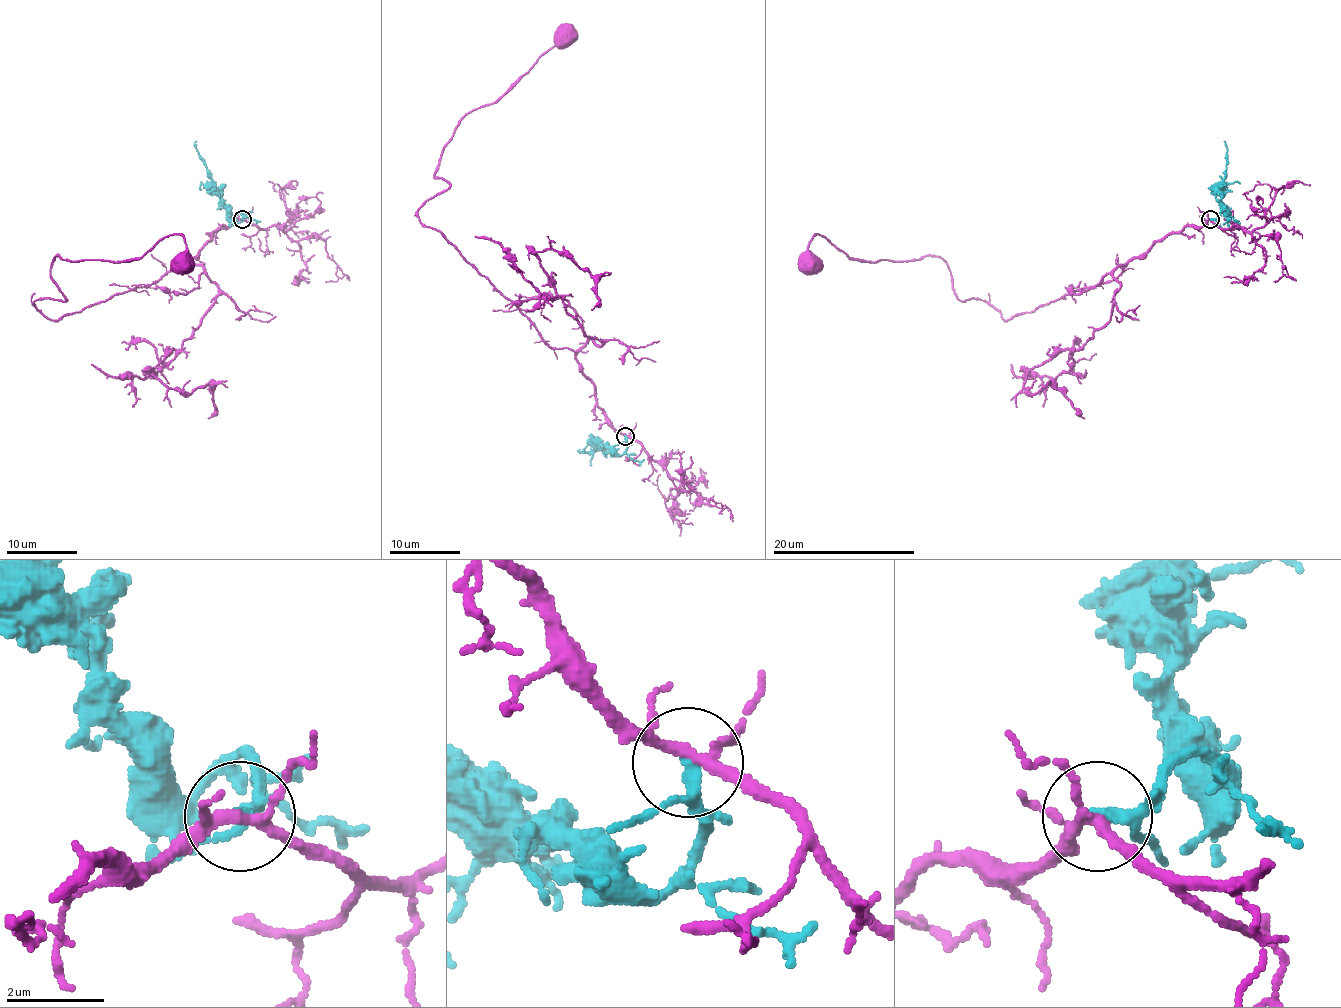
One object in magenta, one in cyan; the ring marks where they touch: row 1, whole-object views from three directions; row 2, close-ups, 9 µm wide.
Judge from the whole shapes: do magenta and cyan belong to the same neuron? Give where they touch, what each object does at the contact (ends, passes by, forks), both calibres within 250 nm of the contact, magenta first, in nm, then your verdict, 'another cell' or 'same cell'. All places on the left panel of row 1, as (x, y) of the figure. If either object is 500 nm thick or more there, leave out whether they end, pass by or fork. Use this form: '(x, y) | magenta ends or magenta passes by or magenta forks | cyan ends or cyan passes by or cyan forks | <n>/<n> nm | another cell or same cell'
(242, 219) | magenta forks | cyan passes by | 200/200 nm | another cell

